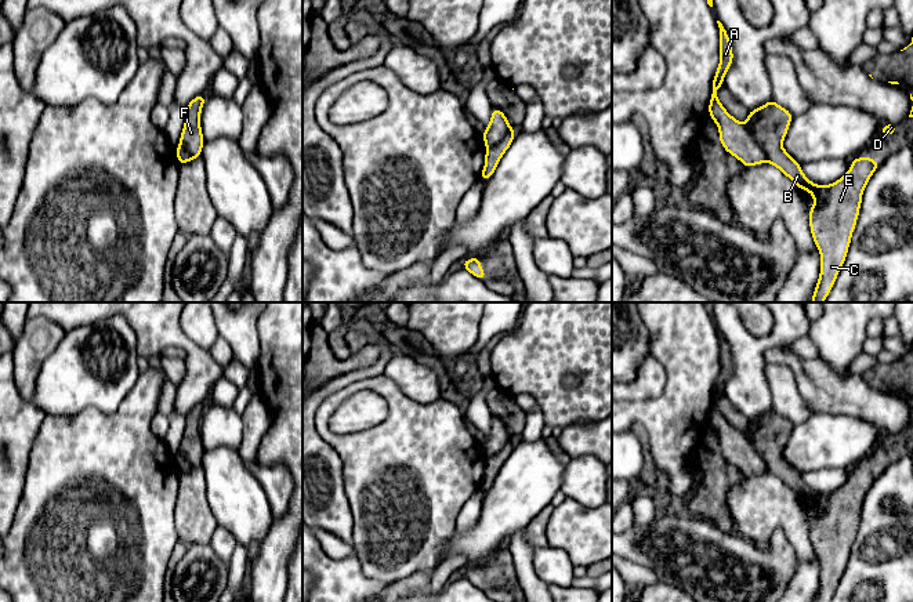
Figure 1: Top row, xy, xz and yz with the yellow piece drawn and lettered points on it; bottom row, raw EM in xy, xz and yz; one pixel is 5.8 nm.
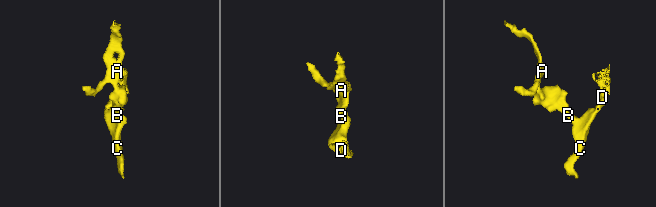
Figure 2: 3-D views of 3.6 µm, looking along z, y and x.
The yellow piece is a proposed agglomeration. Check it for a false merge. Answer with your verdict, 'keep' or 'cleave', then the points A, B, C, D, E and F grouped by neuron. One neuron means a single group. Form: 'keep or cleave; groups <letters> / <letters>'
cleave; groups A / B C D E F

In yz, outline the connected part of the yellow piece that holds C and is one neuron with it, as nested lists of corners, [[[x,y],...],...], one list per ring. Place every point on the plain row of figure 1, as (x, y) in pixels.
[[[771,409],[758,418],[749,420],[744,436],[761,454],[765,471],[778,476],[815,508],[809,518],[809,537],[822,573],[814,602],[830,602],[848,563],[862,503],[880,474],[873,467],[855,467],[848,482],[832,494],[811,492],[782,456],[793,427],[787,418]]]

